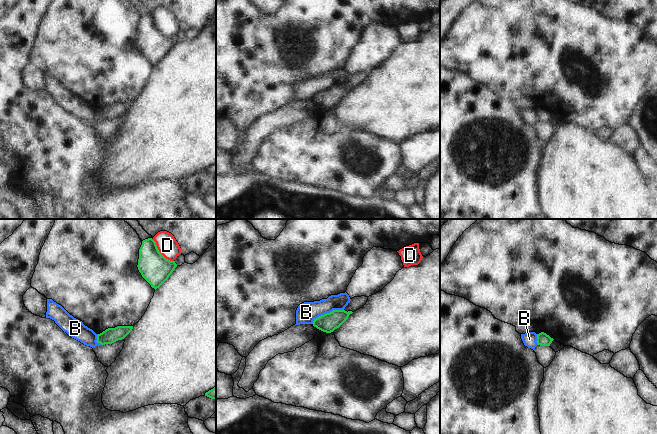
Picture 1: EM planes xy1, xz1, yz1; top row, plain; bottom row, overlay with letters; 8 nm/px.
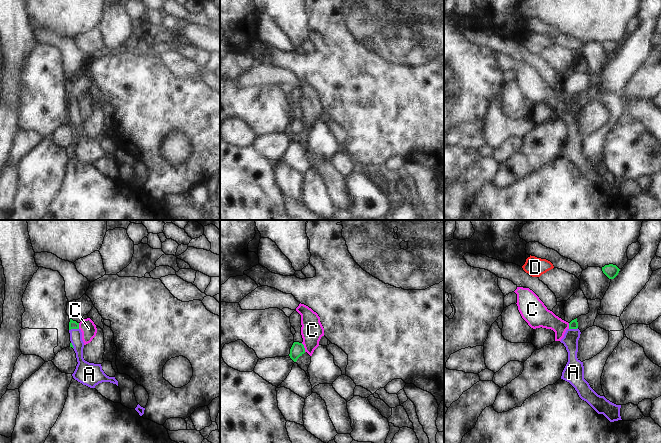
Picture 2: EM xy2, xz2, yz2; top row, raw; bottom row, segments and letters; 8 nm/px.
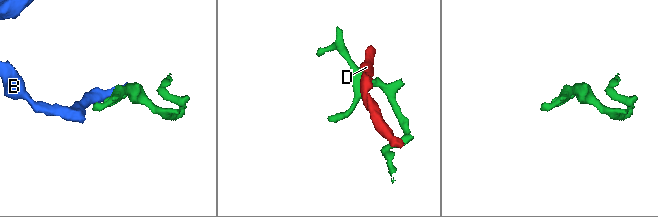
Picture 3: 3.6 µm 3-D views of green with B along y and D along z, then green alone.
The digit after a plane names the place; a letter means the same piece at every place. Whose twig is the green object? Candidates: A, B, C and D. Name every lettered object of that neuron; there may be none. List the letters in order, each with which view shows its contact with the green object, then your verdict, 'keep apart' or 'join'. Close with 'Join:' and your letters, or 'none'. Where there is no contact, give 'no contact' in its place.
A: xy2 | join
B: xz1 | keep apart
C: xz2 | keep apart
D: xy1 | keep apart
Join: A

